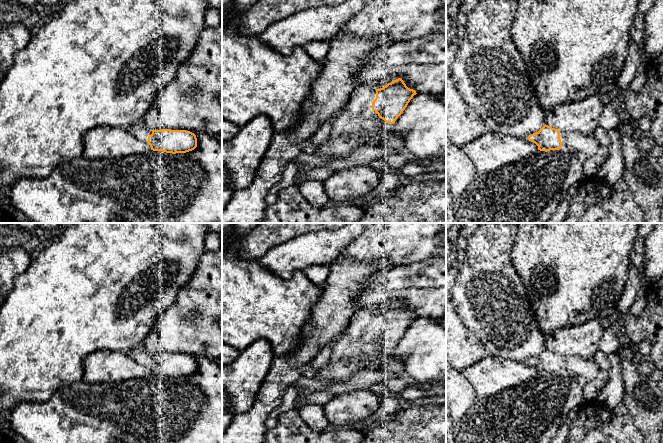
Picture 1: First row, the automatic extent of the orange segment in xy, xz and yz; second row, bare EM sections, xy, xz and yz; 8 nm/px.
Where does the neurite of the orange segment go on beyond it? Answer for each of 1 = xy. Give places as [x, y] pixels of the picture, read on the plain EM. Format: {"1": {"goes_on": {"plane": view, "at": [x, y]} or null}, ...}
{"1": {"goes_on": {"plane": "xy", "at": [138, 354]}}}

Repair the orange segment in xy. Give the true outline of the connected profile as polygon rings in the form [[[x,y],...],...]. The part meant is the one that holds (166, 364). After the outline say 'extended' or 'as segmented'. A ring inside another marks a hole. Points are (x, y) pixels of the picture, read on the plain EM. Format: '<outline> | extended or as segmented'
[[[139,346],[128,355],[137,363],[148,367],[153,375],[176,378],[186,377],[197,371],[196,359],[186,354],[151,354]]] | extended

